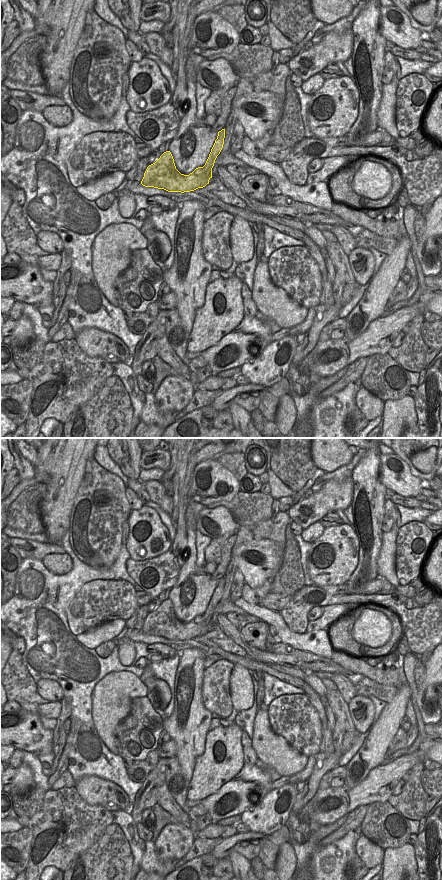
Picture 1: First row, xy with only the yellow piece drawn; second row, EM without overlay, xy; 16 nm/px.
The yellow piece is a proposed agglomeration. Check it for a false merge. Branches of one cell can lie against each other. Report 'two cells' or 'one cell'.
two cells

